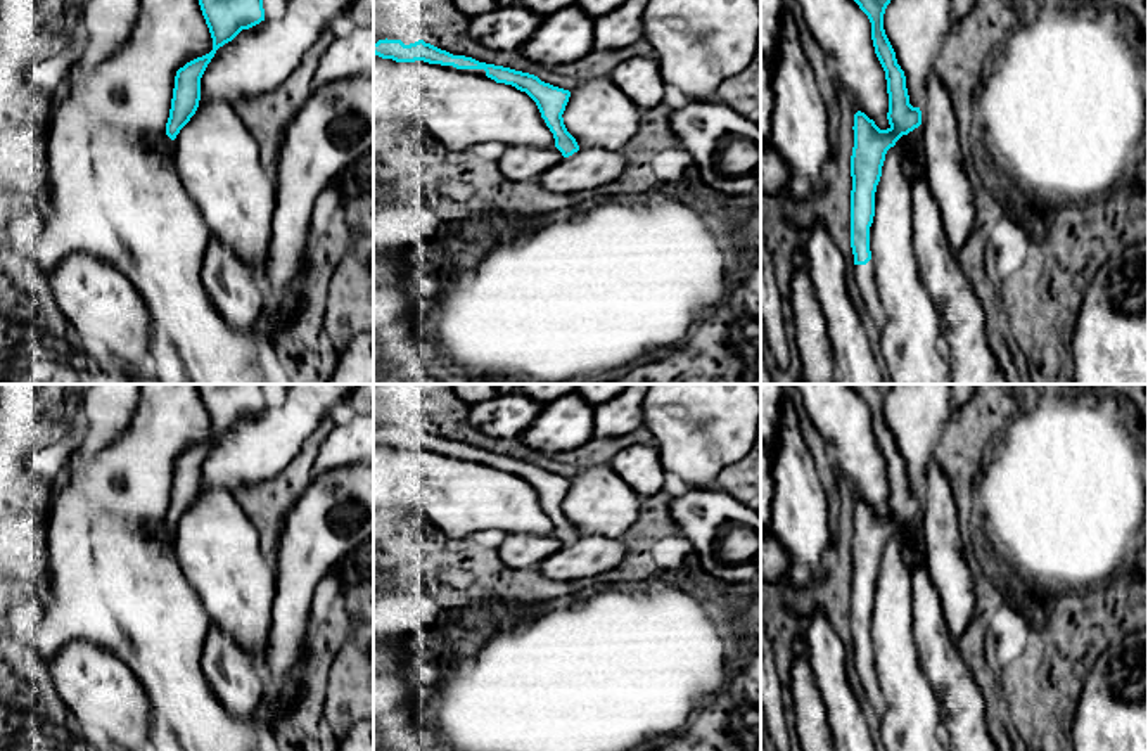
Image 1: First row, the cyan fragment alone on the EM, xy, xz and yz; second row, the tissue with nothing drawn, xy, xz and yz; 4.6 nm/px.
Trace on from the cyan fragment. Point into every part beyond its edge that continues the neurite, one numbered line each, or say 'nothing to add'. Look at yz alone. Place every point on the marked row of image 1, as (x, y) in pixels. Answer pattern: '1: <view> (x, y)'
1: yz (865, 274)

